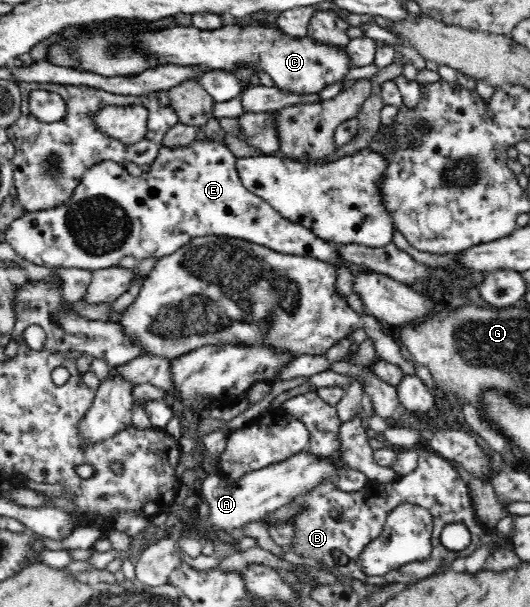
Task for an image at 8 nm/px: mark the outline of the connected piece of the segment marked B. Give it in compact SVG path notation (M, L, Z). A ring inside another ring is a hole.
M423 449L419 455L417 467L410 473L401 476L401 479L395 483L370 480L361 491L355 491L351 495L337 491L335 489L337 485L339 485L337 481L327 481L327 483L319 485L315 491L309 491L307 495L300 498L303 501L303 511L297 517L287 519L291 520L293 525L297 527L295 545L289 550L300 558L321 559L323 563L329 564L329 567L338 568L339 572L355 580L361 580L375 586L403 583L407 587L436 575L435 573L439 574L441 569L451 569L453 567L451 561L461 559L461 557L465 559L475 553L479 547L491 547L492 551L493 548L497 547L512 548L513 546L513 533L505 534L495 527L487 528L477 518L467 482L458 474L453 464L434 452ZM403 504L423 507L432 515L432 524L435 527L432 530L431 555L425 561L403 565L395 571L389 571L387 575L368 576L357 565L357 558L371 541L379 537L389 513ZM331 509L339 509L343 513L345 521L341 525L329 519ZM455 522L465 524L471 532L471 545L465 551L449 551L440 542L440 531L445 525Z

